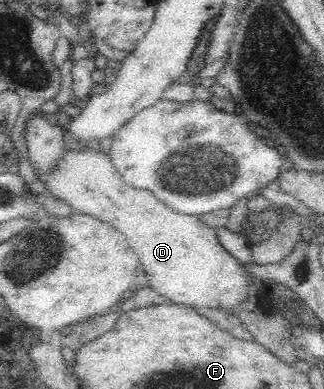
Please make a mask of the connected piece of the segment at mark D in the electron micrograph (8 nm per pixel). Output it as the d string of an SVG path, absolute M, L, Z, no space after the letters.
M85 145L79 146L78 148L72 150L65 149L61 164L59 164L59 166L57 166L57 168L55 168L51 174L47 174L47 176L41 176L40 180L41 182L45 183L48 192L50 192L52 196L57 196L58 200L61 200L67 205L71 206L74 212L89 215L96 219L99 218L99 220L103 220L104 223L115 227L119 233L127 238L132 250L138 254L139 264L141 264L145 270L144 282L149 280L149 286L153 289L153 291L165 297L167 302L169 302L169 300L171 300L171 302L177 302L177 304L179 304L179 302L183 302L183 306L193 306L193 308L195 308L195 306L207 306L207 308L213 308L213 310L219 310L234 315L238 309L243 309L240 308L240 306L248 301L248 289L251 288L249 286L253 284L250 279L251 276L248 274L247 269L244 267L243 263L239 262L232 254L229 254L229 252L223 248L223 245L217 238L216 229L209 227L209 225L201 221L198 215L184 215L175 212L147 190L136 190L135 188L128 186L121 178L121 175L117 172L117 169L113 166L110 157L99 152L97 147L87 147Z

